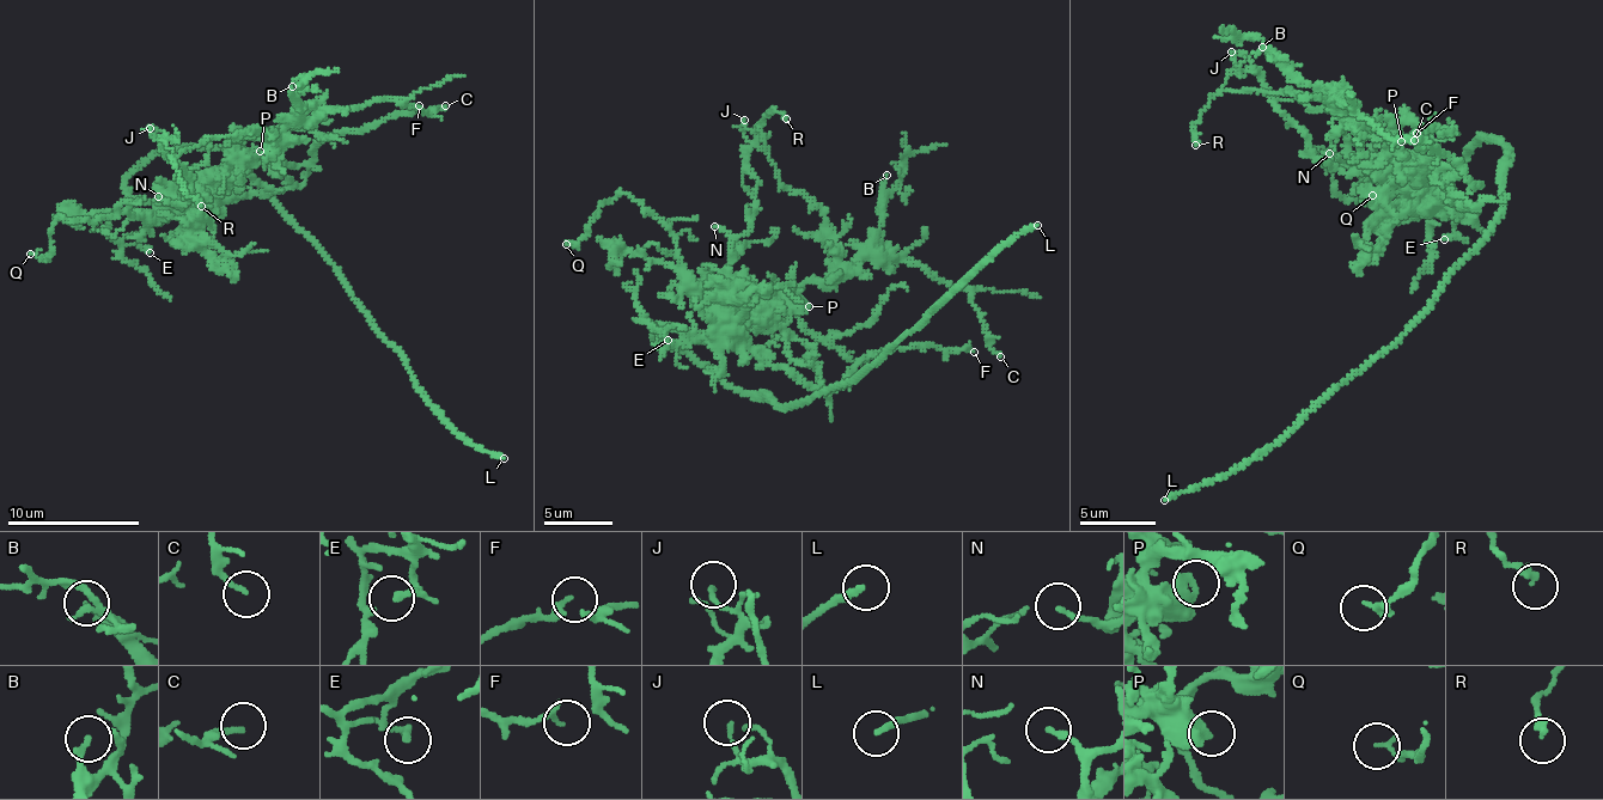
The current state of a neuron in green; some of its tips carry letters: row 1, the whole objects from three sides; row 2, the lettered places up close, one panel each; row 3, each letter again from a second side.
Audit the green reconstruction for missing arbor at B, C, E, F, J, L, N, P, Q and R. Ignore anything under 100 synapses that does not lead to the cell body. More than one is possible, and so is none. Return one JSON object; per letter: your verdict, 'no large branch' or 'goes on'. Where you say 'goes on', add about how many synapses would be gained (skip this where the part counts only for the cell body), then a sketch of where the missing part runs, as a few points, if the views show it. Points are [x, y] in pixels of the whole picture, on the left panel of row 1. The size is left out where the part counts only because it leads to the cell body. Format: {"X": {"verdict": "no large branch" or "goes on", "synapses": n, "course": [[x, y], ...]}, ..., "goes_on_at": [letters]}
{"B": {"verdict": "no large branch"}, "C": {"verdict": "no large branch"}, "E": {"verdict": "no large branch"}, "F": {"verdict": "no large branch"}, "J": {"verdict": "no large branch"}, "L": {"verdict": "goes on"}, "N": {"verdict": "no large branch"}, "P": {"verdict": "no large branch"}, "Q": {"verdict": "no large branch"}, "R": {"verdict": "no large branch"}, "goes_on_at": ["L"]}

